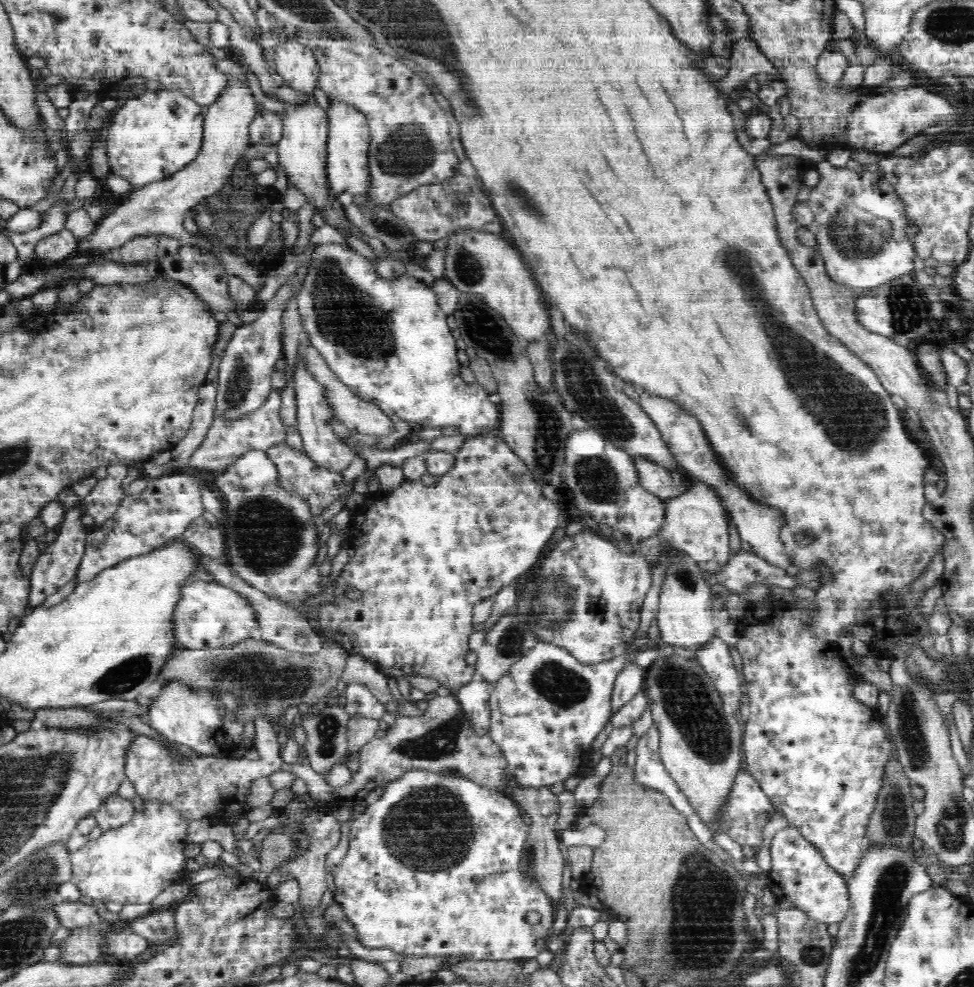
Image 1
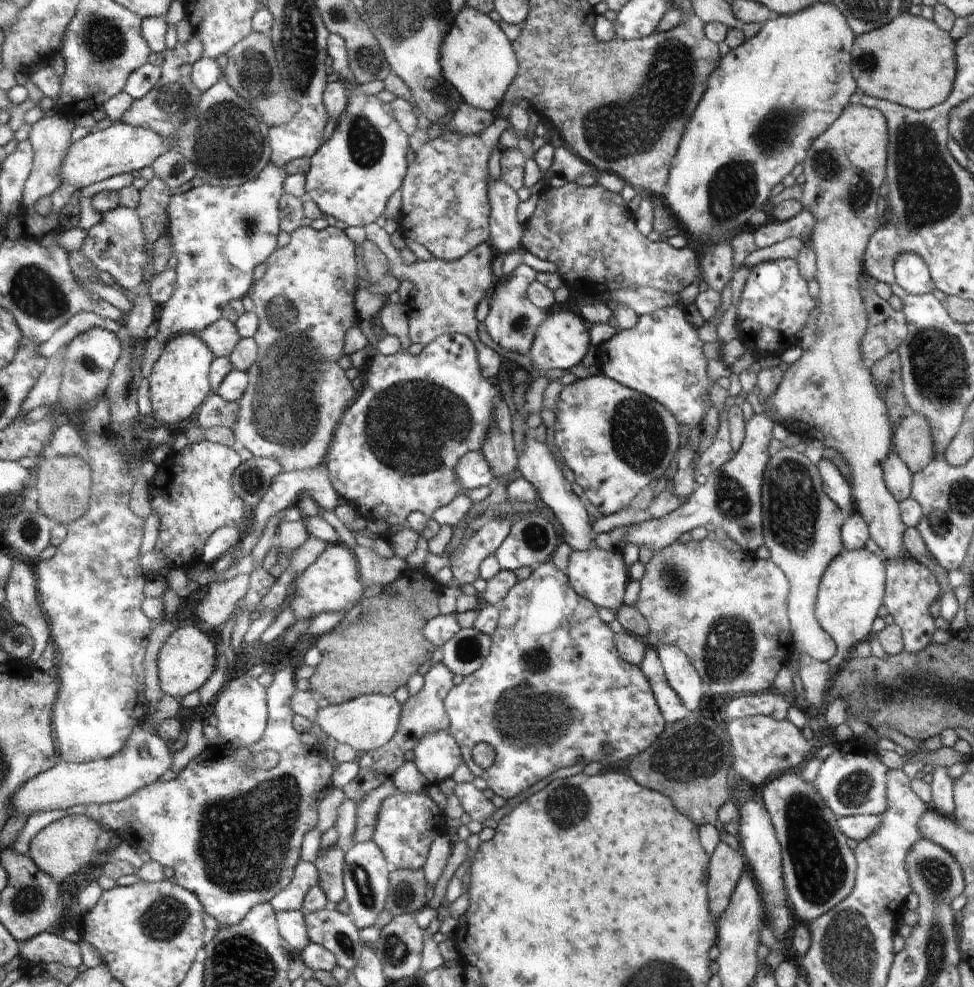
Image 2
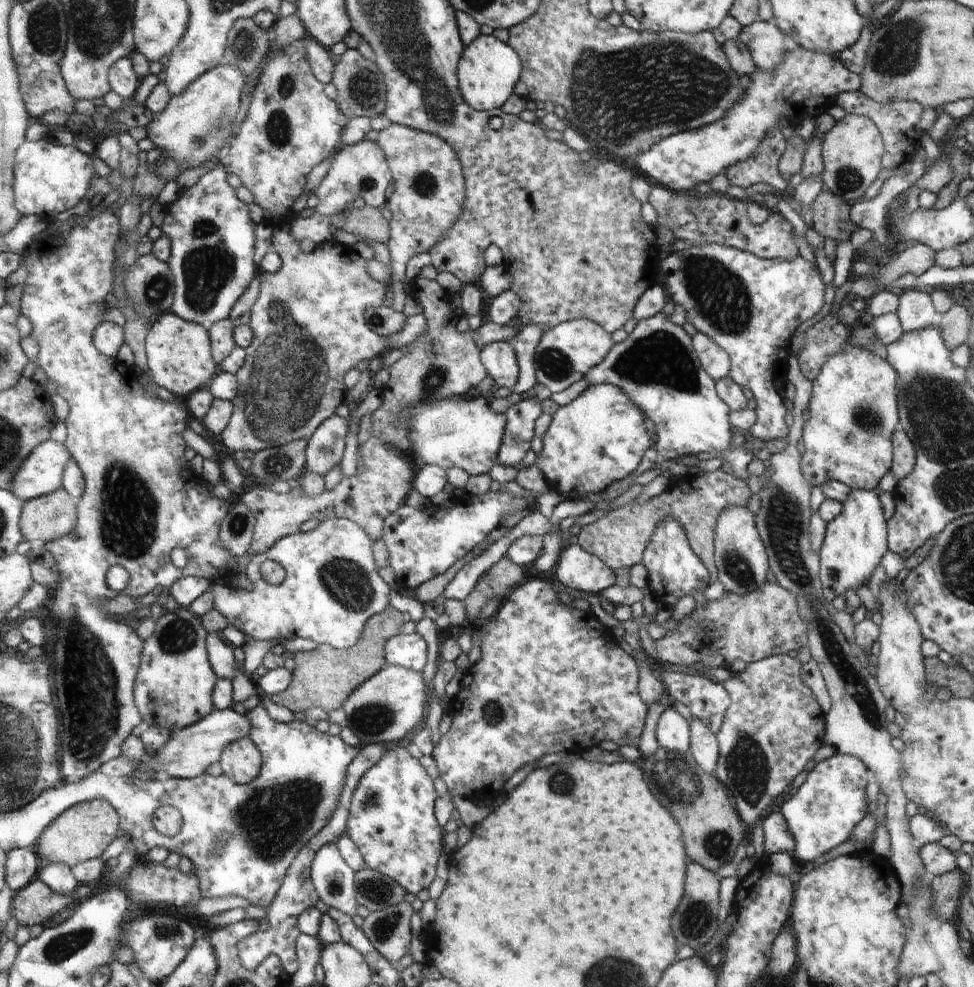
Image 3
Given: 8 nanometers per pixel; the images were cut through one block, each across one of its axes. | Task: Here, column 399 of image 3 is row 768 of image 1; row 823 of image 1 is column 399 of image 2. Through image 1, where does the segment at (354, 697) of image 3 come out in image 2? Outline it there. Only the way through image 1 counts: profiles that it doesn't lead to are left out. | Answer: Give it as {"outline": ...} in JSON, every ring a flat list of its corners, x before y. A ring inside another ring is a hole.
{"outline":[[365,694,344,704,321,704,313,724,318,724,326,736,333,738,335,742,347,744,361,755,378,750,394,738,402,712,402,705,394,695]]}

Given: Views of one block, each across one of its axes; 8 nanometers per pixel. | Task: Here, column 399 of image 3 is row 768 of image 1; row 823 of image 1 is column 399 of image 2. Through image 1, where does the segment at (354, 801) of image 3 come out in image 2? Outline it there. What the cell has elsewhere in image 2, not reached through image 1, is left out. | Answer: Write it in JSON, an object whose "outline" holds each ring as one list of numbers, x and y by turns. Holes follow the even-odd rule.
{"outline":[[428,790,412,794,412,792,396,792,396,796,388,796,380,808,379,824,375,830,373,841,379,845,391,868,412,870,426,866,426,856,430,854,431,844,440,834,442,822,446,814,438,808,438,804,430,798]]}

